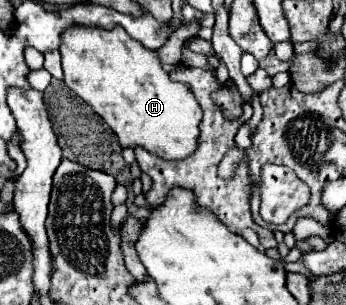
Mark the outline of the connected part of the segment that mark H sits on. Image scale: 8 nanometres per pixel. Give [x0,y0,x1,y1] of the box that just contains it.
[62,26,202,160]

